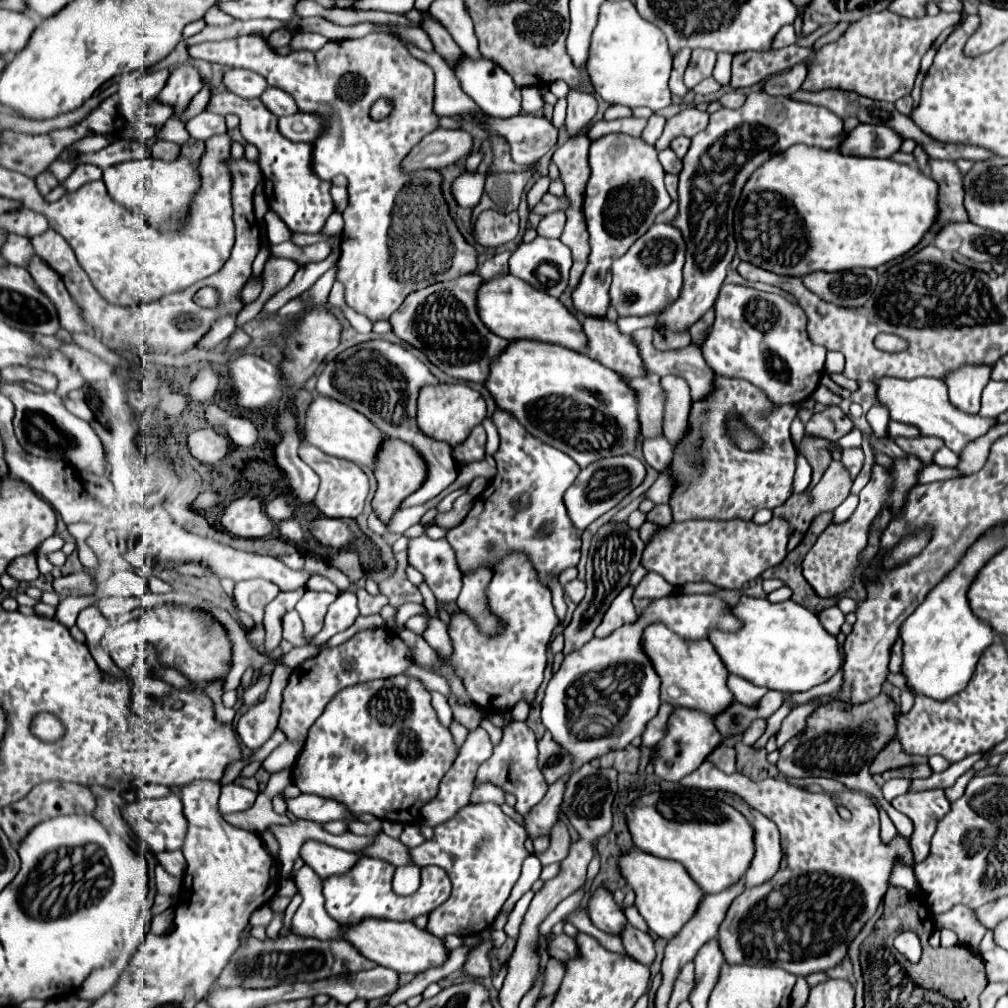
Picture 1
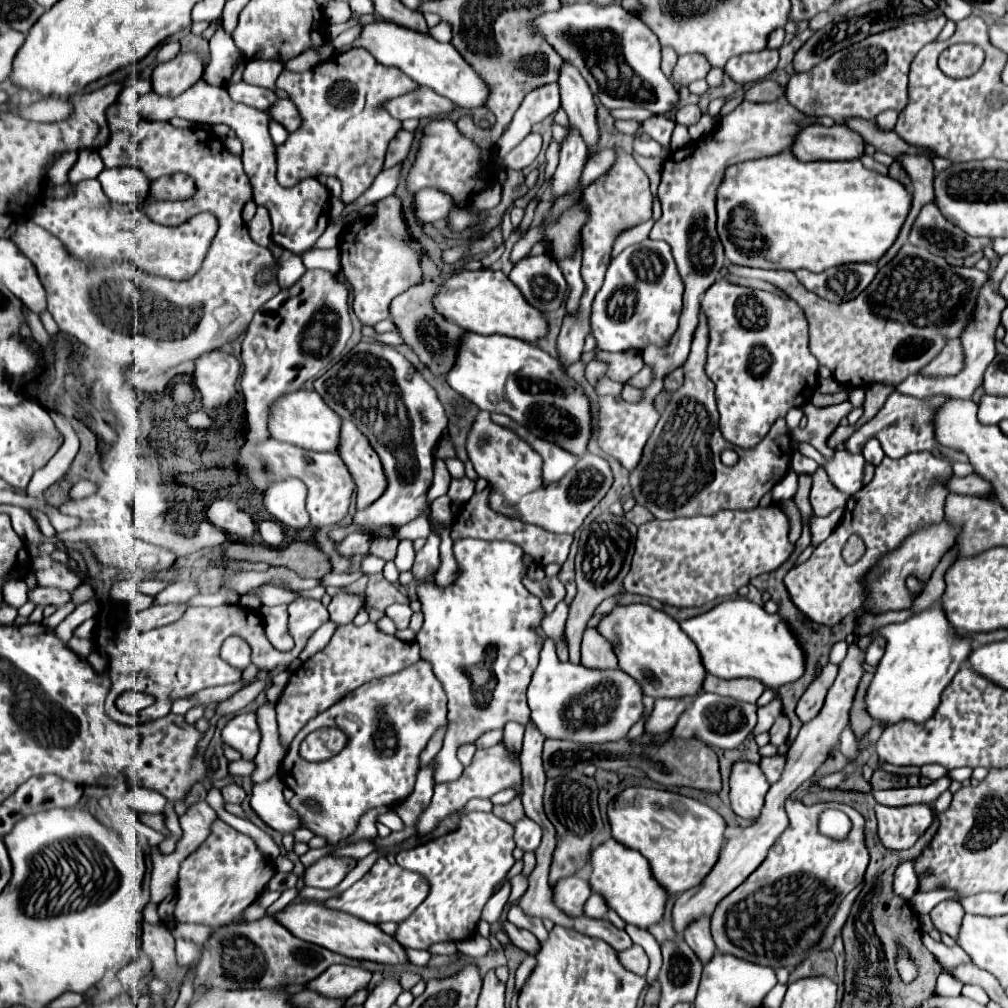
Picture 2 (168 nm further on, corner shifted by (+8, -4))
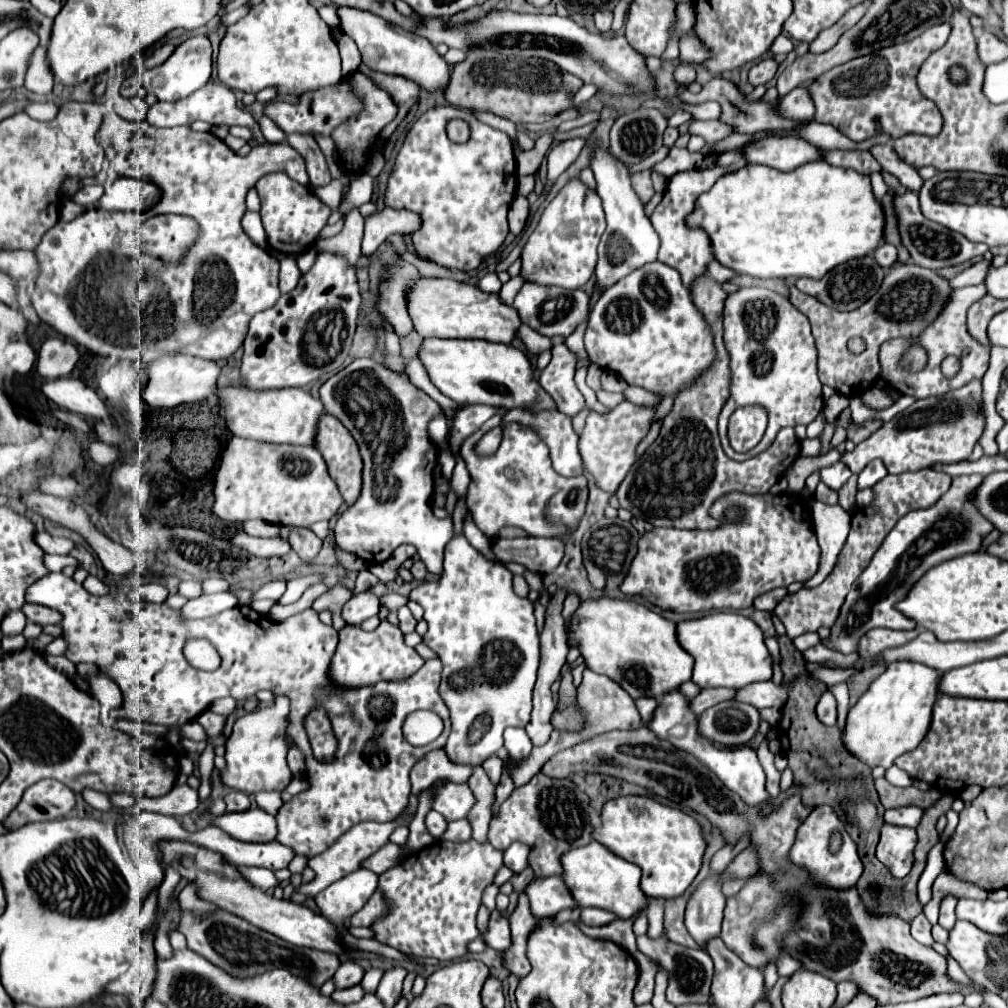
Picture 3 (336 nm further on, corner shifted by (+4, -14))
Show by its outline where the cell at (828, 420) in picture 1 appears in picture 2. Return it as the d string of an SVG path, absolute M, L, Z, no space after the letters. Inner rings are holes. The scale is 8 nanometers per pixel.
M839 424L837 430L829 436L829 440L827 440L828 446L834 449L836 446L839 446L839 444L843 444L843 442L853 434L853 430L855 430L855 428L851 428L851 426L843 426L843 424Z

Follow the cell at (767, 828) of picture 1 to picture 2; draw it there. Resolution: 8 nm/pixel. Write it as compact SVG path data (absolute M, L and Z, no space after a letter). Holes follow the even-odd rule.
M737 762L731 772L731 808L737 816L755 822L763 808L769 782L757 764Z

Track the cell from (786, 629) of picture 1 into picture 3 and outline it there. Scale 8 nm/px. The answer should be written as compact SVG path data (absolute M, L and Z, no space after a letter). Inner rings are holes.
M711 612L703 618L683 620L677 624L677 642L695 660L691 680L699 688L743 688L751 682L771 680L771 656L765 648L763 632L747 616L733 612Z

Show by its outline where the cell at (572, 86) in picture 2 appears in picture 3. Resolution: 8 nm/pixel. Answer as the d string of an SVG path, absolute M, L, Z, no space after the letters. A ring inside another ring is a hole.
M597 150L591 162L591 170L597 180L597 194L601 196L605 218L607 218L607 228L601 236L599 244L599 260L597 260L597 292L593 292L593 300L597 300L607 288L611 288L617 280L623 276L631 274L633 270L655 262L657 260L657 250L659 250L659 236L653 230L645 206L641 198L635 194L631 186L631 176L627 172L627 166L619 162L613 154Z

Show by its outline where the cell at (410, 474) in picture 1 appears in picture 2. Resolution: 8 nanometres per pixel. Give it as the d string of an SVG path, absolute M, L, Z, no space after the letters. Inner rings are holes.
M343 420L339 454L357 484L357 510L369 508L387 490L387 476L379 454L355 424Z

